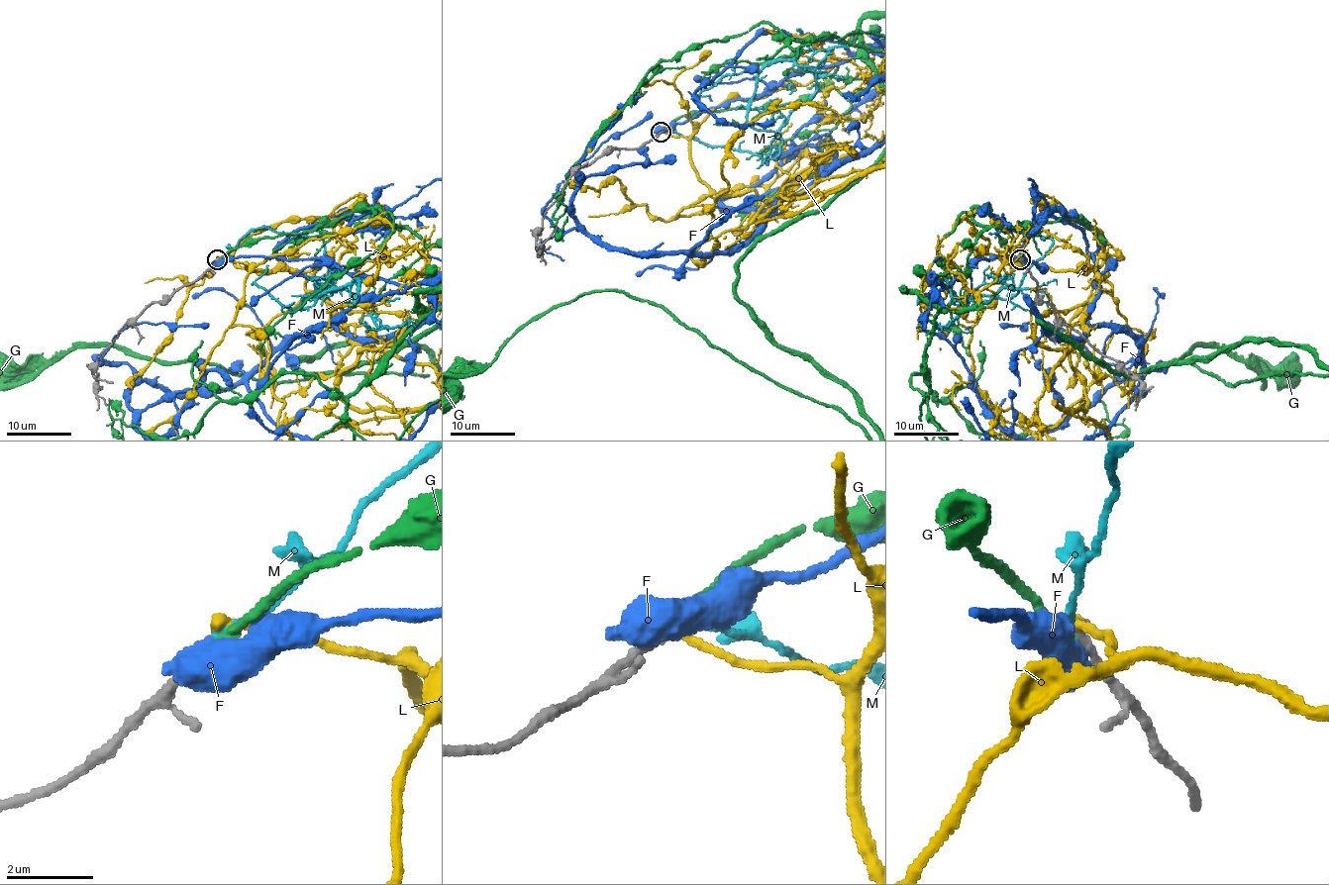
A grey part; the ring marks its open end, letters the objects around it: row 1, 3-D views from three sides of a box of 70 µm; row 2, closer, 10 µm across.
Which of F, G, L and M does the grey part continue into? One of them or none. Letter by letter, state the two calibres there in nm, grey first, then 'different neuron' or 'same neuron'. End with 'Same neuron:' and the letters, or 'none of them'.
F: 260/750 nm | different neuron
G: 220/240 nm | same neuron
L: 200/320 nm | different neuron
M: 220/120 nm | different neuron
Same neuron: G

